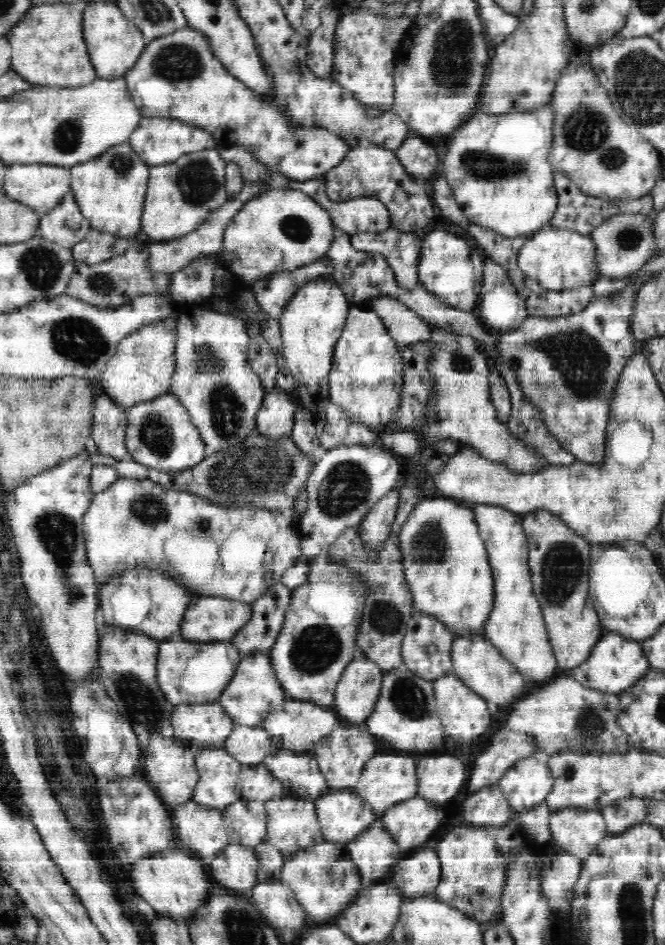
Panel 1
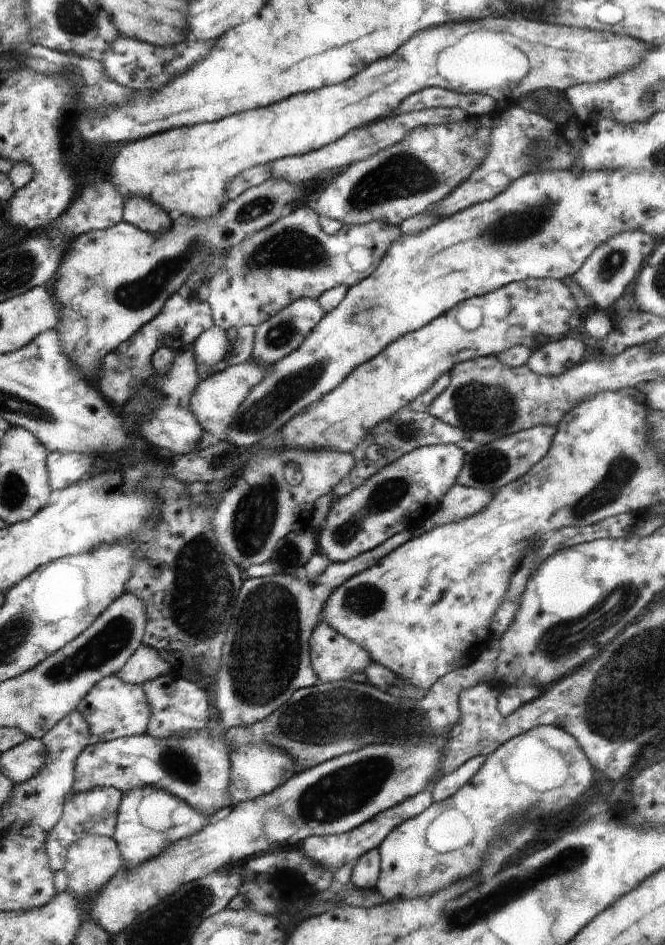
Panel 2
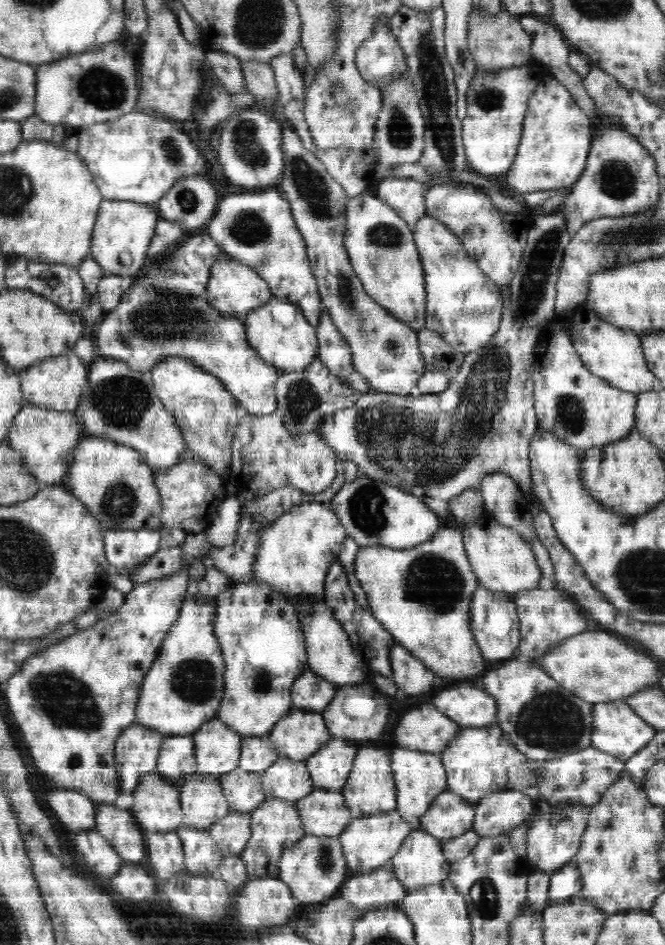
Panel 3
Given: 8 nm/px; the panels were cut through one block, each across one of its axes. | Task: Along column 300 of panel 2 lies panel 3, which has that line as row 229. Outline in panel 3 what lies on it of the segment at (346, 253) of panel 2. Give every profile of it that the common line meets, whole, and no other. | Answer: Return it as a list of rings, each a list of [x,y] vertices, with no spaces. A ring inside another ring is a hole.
[[[279,188],[228,194],[219,202],[216,214],[205,231],[224,254],[252,267],[269,284],[273,297],[291,302],[312,327],[317,327],[324,308],[322,298],[308,260],[304,237],[292,216],[289,202]]]

